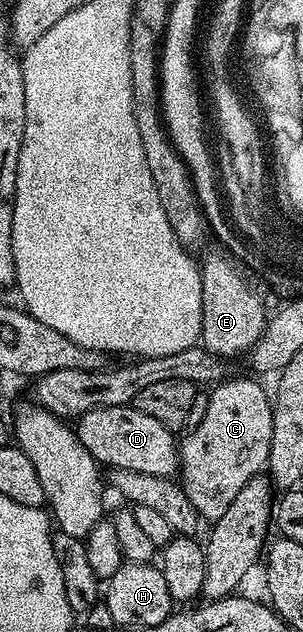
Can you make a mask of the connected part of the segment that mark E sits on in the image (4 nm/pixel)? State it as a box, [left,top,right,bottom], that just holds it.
[200,253,267,359]

